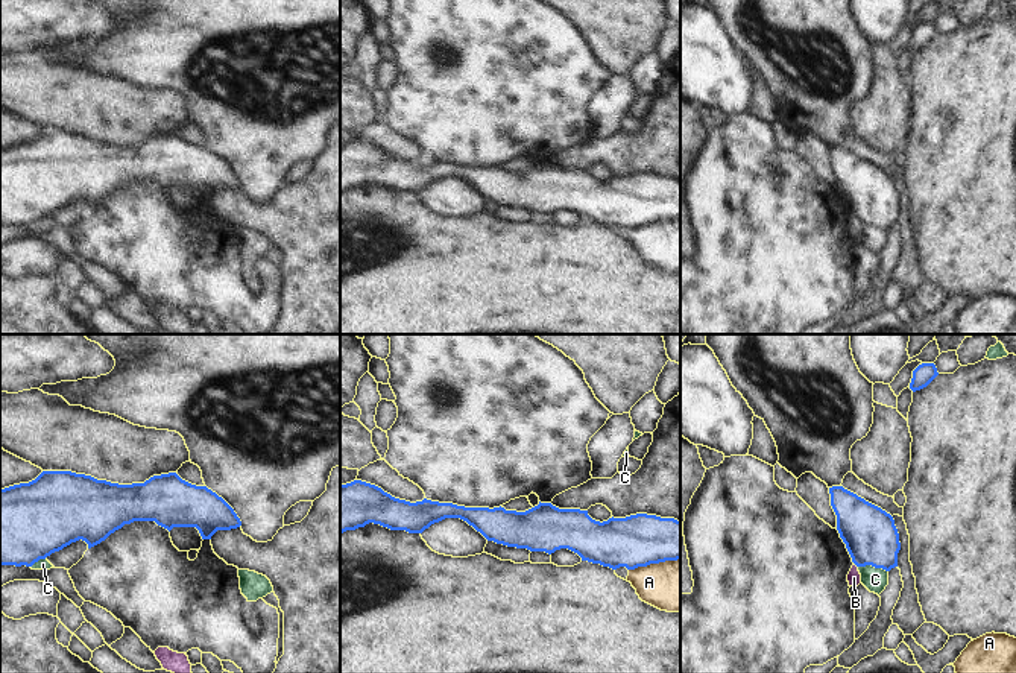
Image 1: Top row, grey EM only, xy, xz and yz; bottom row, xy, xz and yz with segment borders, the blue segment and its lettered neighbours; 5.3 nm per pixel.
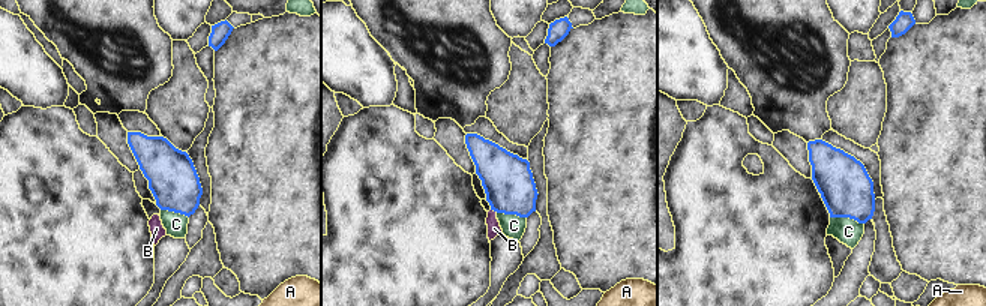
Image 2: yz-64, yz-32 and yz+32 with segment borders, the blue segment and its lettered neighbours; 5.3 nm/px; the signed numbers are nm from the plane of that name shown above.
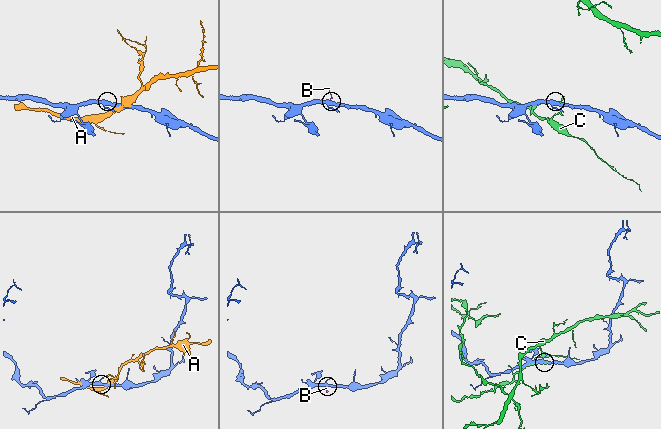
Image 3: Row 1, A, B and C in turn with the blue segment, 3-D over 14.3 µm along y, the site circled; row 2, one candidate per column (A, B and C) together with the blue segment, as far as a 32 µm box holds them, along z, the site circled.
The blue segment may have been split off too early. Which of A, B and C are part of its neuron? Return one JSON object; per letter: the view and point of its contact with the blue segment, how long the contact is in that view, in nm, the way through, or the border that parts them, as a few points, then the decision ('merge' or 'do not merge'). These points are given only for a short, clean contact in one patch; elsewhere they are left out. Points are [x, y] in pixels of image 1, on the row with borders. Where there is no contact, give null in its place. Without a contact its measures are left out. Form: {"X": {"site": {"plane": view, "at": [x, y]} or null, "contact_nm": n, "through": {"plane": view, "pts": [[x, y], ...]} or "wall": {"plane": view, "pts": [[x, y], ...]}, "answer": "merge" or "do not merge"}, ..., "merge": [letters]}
{"A": {"site": {"plane": "xz", "at": [653, 562]}, "contact_nm": 280, "answer": "do not merge"}, "B": {"site": {"plane": "yz", "at": [855, 564]}, "contact_nm": 40, "wall": {"plane": "yz", "pts": [[854, 562], [857, 567]]}, "answer": "do not merge"}, "C": {"site": {"plane": "yz", "at": [874, 565]}, "contact_nm": 160, "answer": "do not merge"}, "merge": []}

